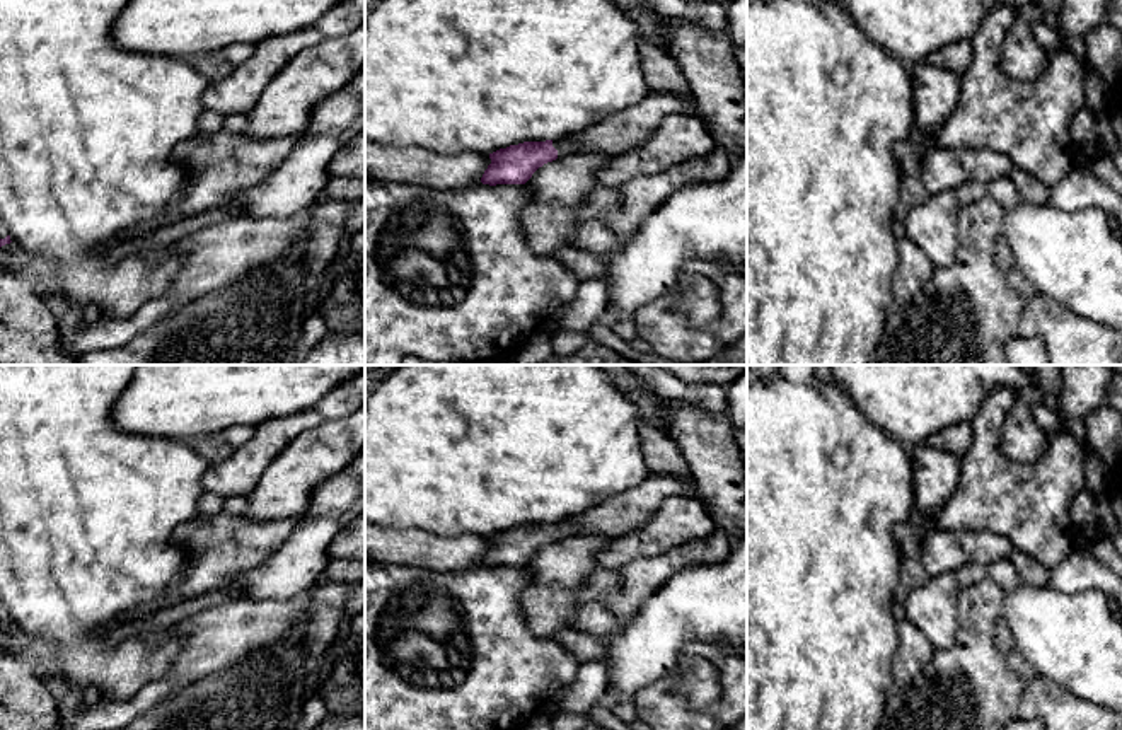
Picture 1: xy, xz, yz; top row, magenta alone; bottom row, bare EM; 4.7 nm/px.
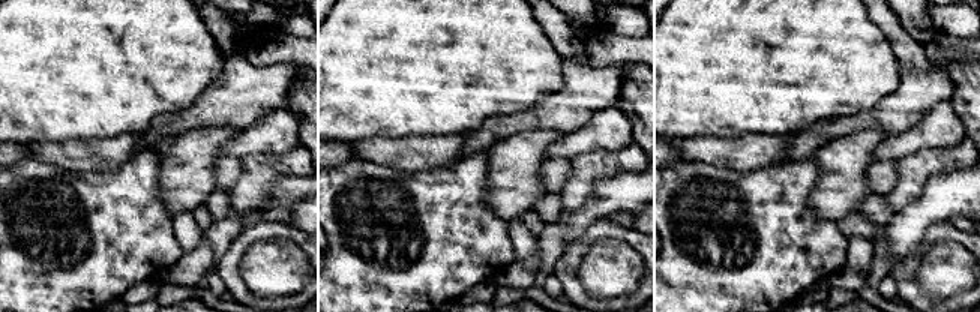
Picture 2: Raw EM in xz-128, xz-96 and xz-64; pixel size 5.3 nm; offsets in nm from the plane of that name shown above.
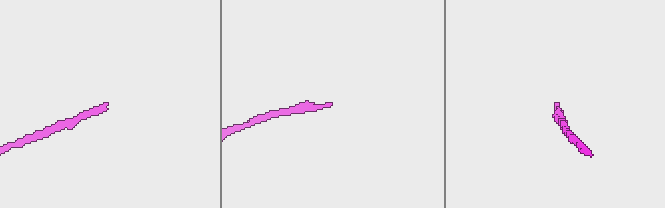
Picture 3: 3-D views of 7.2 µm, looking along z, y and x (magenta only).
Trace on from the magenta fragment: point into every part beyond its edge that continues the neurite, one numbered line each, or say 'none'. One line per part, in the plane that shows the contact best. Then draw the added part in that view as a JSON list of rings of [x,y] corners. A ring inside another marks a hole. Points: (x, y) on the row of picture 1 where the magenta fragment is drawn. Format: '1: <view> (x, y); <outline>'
1: xz (626, 128); [[[650,90],[643,101],[604,116],[578,133],[552,140],[552,147],[558,157],[597,152],[612,157],[641,145],[667,116],[680,113],[685,113],[682,94]]]

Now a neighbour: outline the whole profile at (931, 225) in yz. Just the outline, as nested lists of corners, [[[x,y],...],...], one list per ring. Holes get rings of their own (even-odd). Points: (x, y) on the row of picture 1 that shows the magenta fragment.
[[[941,191],[929,194],[922,205],[905,215],[905,237],[928,256],[934,268],[948,268],[955,263],[958,210],[955,191]]]

